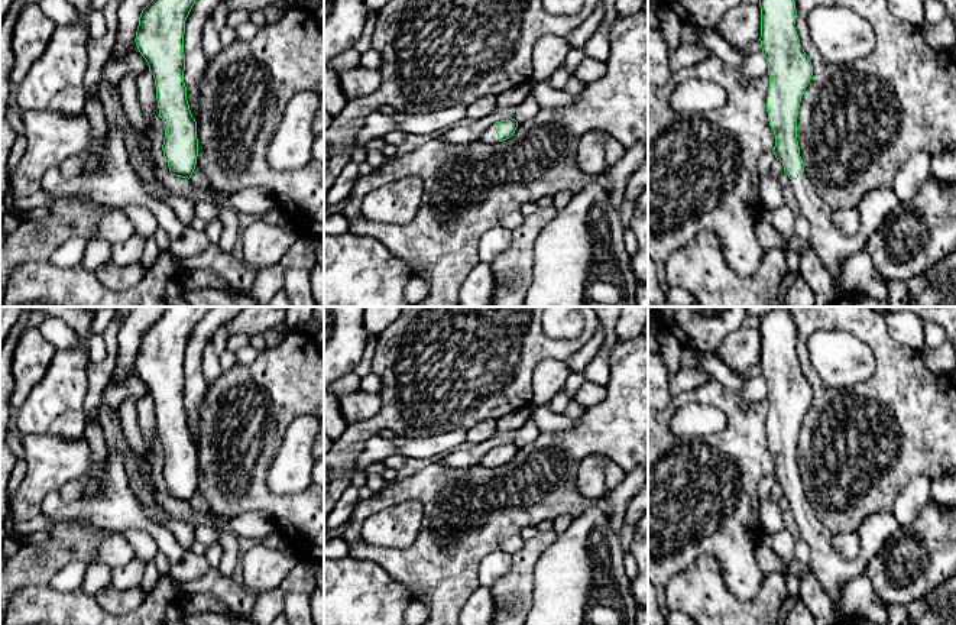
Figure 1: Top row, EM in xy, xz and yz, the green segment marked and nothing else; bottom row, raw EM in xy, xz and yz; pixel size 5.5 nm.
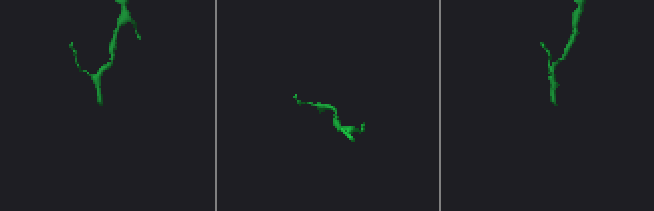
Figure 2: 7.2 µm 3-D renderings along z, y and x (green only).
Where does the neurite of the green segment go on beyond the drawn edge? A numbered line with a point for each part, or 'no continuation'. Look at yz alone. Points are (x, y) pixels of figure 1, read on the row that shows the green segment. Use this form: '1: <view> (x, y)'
1: yz (832, 248)

